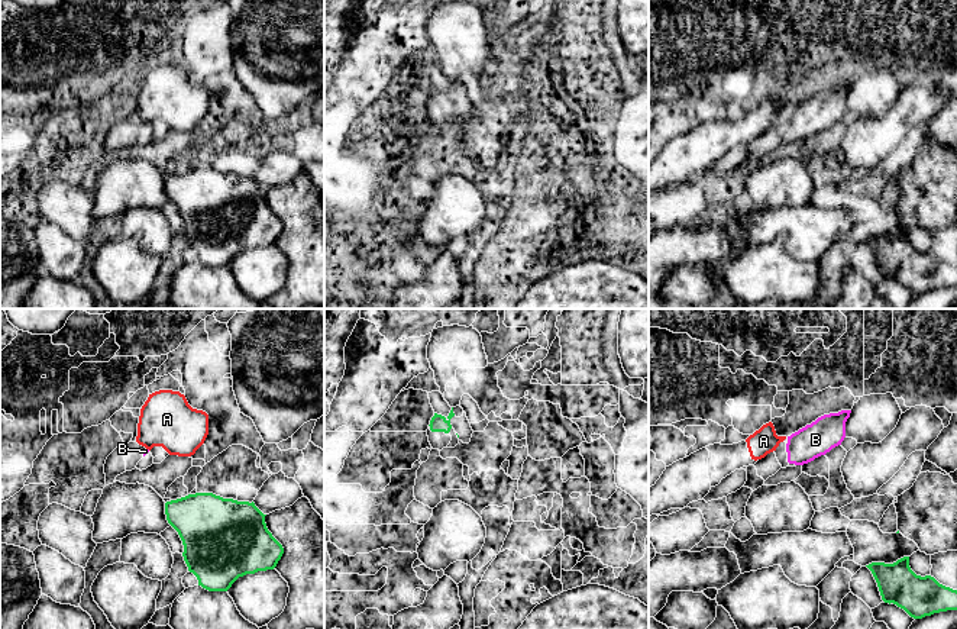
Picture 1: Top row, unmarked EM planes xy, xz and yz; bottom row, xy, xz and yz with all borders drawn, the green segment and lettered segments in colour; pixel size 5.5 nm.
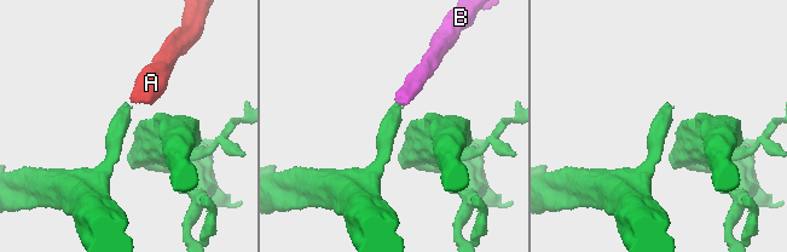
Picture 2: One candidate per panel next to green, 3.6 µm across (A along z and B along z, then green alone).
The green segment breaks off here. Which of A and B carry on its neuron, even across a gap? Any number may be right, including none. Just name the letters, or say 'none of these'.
B

